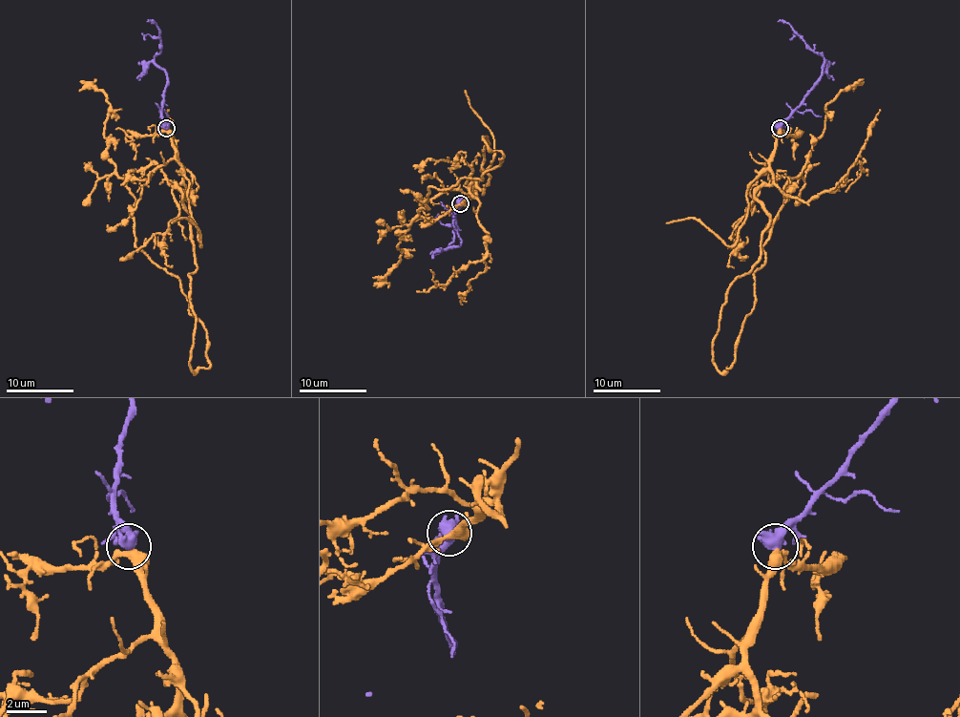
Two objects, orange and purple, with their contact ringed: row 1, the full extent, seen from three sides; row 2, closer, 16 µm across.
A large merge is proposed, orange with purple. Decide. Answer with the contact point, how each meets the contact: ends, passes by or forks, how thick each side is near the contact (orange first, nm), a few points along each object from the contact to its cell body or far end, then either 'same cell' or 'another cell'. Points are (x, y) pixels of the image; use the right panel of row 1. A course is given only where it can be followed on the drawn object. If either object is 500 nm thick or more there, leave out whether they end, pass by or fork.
at (780, 128); orange passes by; purple passes by; 400 nm thick on the orange side, 480 nm on the other; orange runs (780, 129), (720, 371), (783, 188), (861, 81); purple runs (780, 129), (821, 76), (824, 59), (792, 27), (778, 22); same cell

